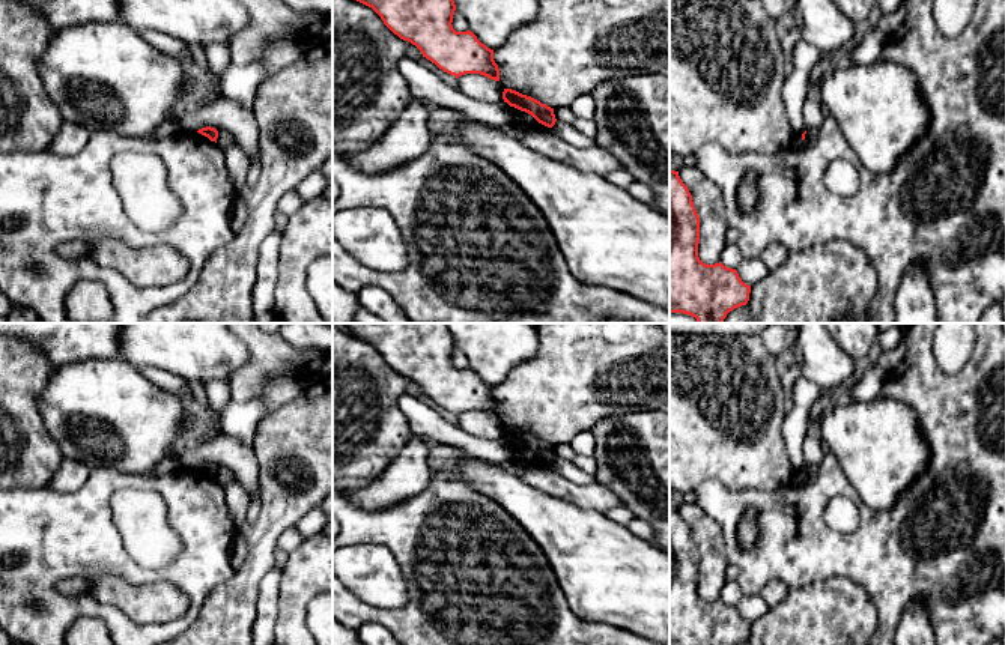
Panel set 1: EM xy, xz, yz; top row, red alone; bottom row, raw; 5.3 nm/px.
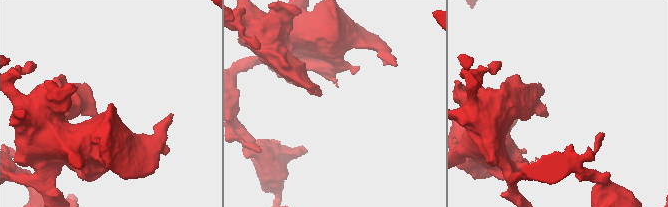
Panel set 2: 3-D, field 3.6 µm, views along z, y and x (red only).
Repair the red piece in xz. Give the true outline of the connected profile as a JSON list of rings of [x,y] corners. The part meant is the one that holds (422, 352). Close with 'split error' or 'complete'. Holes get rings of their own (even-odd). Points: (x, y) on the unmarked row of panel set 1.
[[[342,323],[348,331],[372,344],[384,361],[400,376],[415,382],[423,394],[444,409],[459,415],[465,410],[480,410],[499,418],[499,406],[493,397],[493,386],[481,380],[468,368],[456,368],[451,362],[456,347],[454,337],[447,323]]] | complete

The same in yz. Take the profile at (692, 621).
[[[669,505],[669,645],[739,645],[749,637],[751,622],[745,621],[736,606],[721,598],[706,601],[698,594],[700,553],[695,547],[692,532],[682,519],[679,508]]] | complete

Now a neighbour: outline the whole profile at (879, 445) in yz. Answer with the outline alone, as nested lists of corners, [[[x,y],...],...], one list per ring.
[[[877,397],[871,401],[832,404],[820,418],[818,435],[835,456],[861,505],[877,511],[892,510],[900,495],[925,471],[930,450],[916,413],[904,403]]]

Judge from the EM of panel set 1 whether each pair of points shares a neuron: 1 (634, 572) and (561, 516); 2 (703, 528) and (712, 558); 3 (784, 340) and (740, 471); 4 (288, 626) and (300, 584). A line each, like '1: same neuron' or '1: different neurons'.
1: same neuron
2: same neuron
3: different neurons
4: same neuron

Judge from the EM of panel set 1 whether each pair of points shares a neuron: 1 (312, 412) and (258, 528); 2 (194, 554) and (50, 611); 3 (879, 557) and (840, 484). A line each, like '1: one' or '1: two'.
1: one
2: one
3: one

